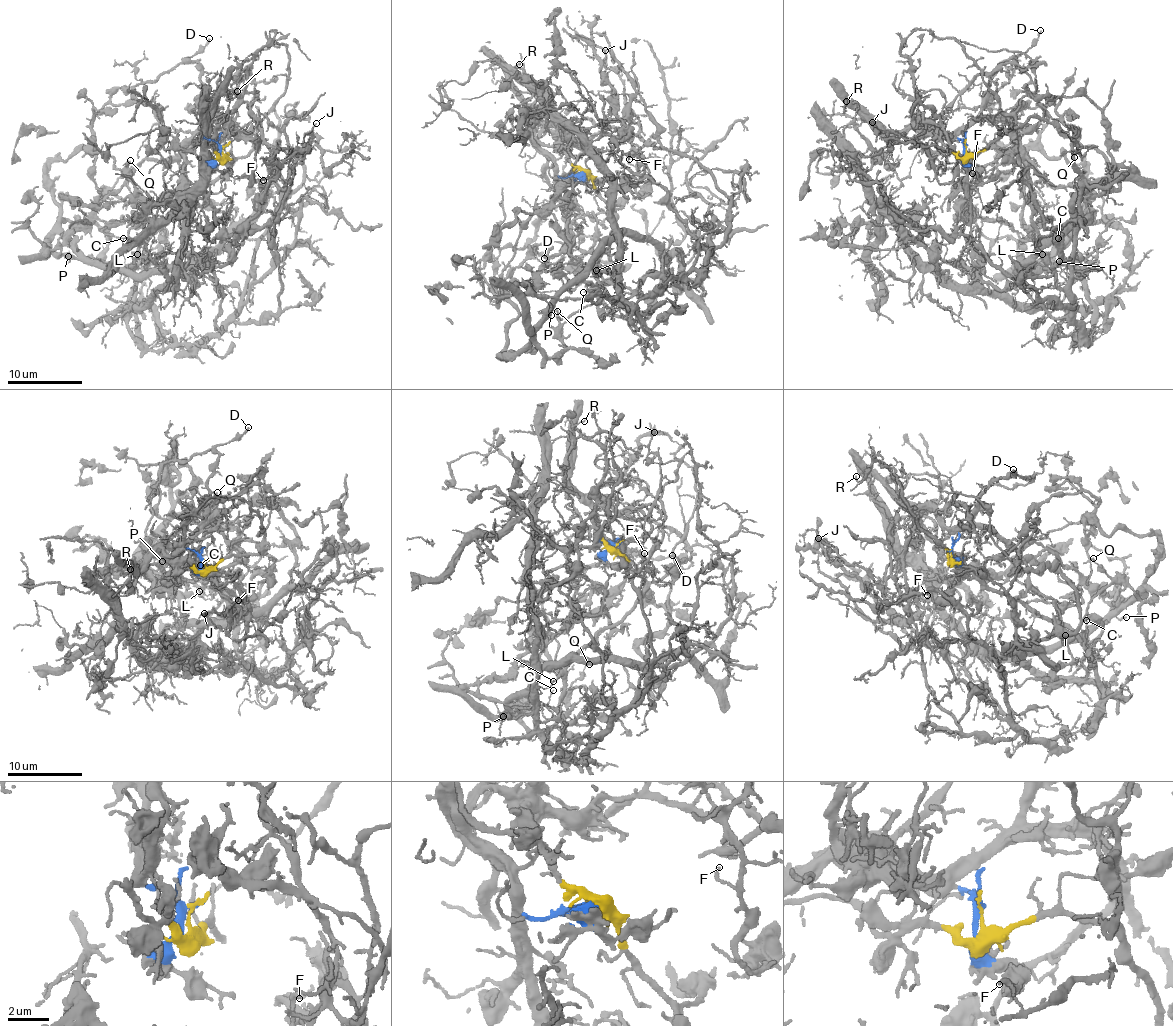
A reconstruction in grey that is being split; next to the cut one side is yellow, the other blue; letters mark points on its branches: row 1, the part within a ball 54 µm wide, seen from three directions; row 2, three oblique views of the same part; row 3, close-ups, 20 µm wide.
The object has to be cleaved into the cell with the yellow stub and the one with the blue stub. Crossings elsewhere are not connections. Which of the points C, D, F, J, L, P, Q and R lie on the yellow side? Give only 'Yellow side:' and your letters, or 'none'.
Yellow side: C, L, P, Q

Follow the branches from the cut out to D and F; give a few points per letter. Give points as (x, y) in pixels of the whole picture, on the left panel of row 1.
D: (225, 146), (206, 138), (206, 84), (200, 75), (199, 65), (188, 57), (197, 53), (209, 38)
F: (225, 146), (206, 138), (208, 116), (230, 123), (239, 137), (262, 140), (276, 175), (262, 194), (262, 180)

